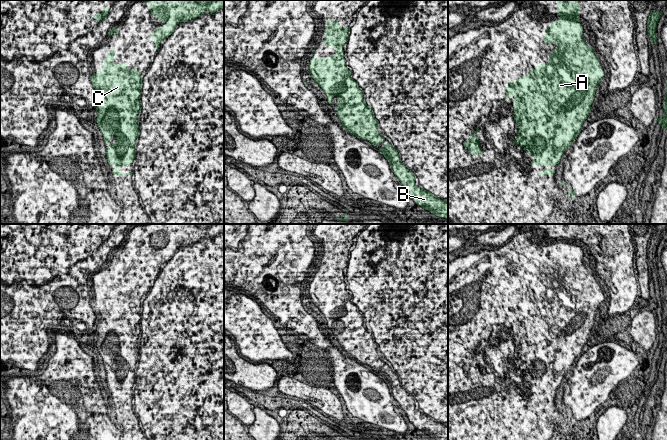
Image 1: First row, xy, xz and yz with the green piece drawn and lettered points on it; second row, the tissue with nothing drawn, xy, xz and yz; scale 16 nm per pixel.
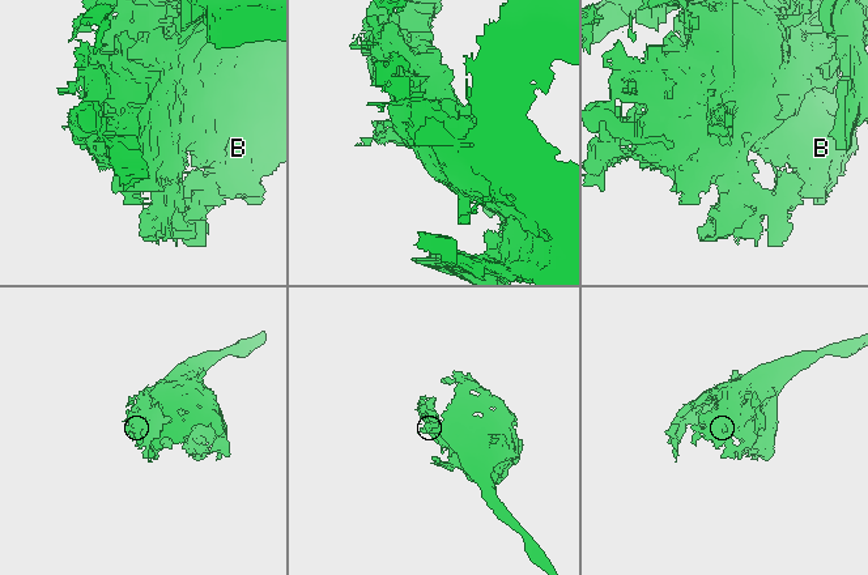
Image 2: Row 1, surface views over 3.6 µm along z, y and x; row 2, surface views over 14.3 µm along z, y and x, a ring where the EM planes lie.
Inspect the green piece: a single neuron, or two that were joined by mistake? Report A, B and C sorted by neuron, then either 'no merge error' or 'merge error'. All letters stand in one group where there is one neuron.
A B C; no merge error

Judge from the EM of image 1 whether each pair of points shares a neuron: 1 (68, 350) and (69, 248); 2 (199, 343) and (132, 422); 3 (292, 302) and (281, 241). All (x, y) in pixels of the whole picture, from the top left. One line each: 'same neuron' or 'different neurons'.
1: different neurons
2: same neuron
3: same neuron

